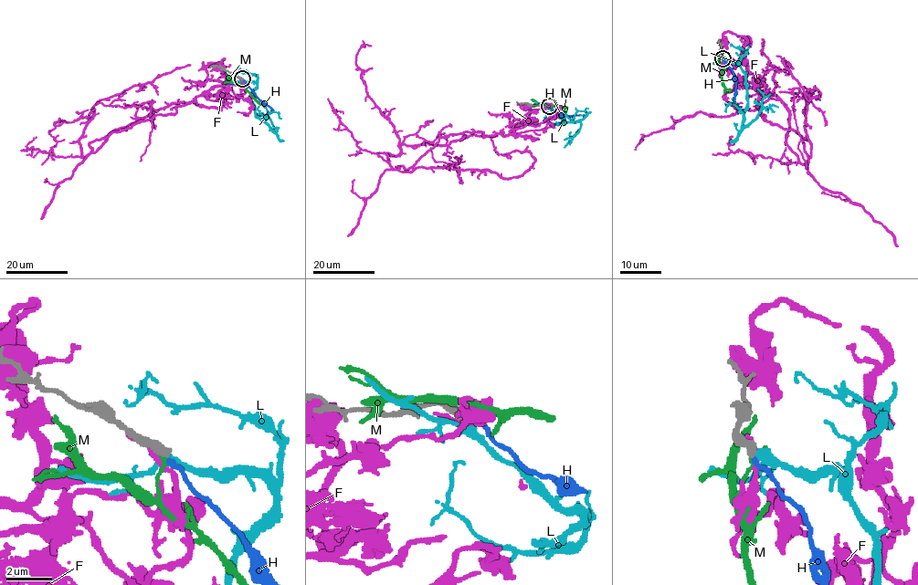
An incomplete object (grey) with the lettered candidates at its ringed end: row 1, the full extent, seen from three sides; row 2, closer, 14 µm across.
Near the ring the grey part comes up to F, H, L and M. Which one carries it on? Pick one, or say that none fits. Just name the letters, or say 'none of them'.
none of them

